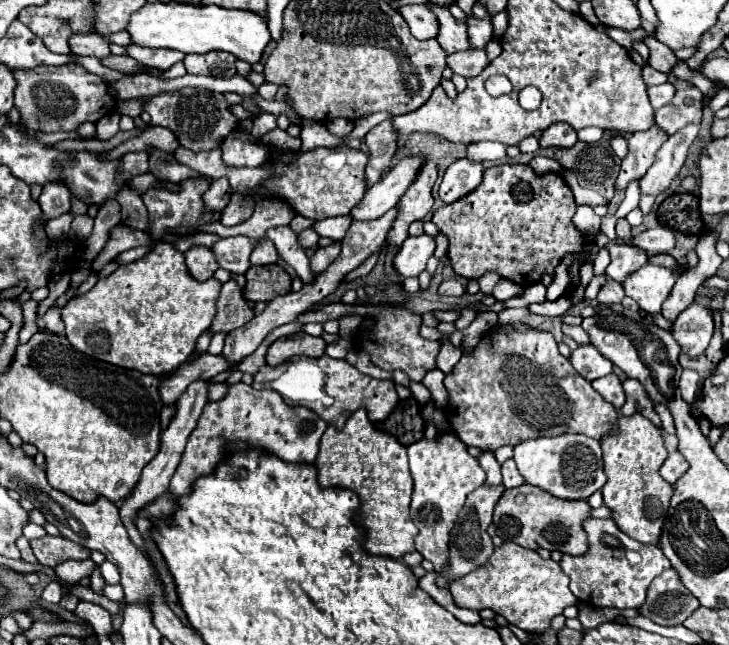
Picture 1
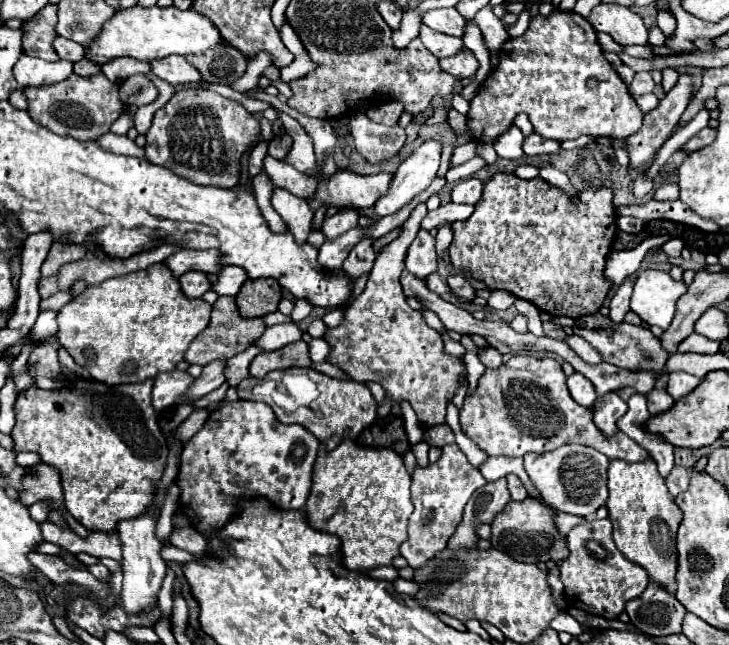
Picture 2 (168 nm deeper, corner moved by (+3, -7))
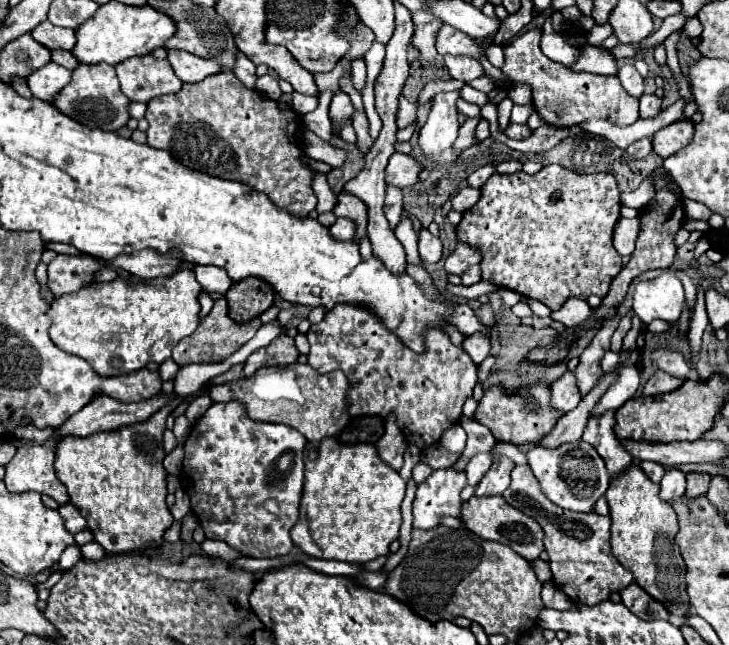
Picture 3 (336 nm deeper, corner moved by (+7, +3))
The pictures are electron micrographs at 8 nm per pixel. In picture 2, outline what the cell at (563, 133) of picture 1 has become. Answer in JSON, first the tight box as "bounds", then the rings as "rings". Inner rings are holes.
{"bounds":[523,134,561,156],"rings":[[[531,134],[523,142],[523,150],[527,156],[539,156],[539,154],[557,154],[561,152],[561,144],[557,140],[547,140],[537,134]]]}

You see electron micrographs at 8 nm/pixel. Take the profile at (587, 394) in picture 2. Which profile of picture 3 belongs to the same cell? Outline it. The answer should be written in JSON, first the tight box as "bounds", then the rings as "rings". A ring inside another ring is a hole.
{"bounds":[551,372,581,414],"rings":[[[565,372],[553,386],[551,386],[551,408],[559,414],[567,414],[579,404],[581,396],[575,386],[575,376],[571,372]]]}

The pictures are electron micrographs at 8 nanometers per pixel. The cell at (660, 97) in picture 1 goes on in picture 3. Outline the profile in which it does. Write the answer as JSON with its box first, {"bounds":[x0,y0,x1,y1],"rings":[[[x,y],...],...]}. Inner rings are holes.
{"bounds":[617,65,643,98],"rings":[[[625,65],[617,73],[617,78],[621,80],[623,88],[633,96],[639,98],[643,94],[643,78],[639,76],[639,72],[635,70],[633,65]]]}

